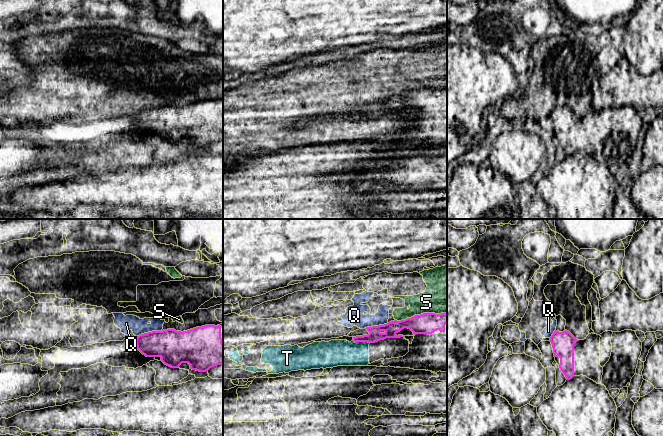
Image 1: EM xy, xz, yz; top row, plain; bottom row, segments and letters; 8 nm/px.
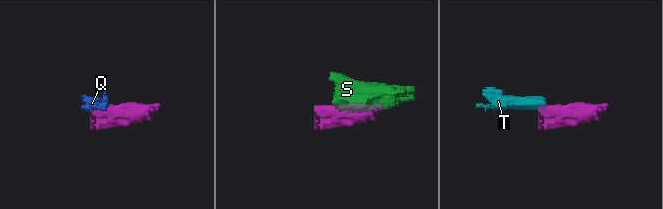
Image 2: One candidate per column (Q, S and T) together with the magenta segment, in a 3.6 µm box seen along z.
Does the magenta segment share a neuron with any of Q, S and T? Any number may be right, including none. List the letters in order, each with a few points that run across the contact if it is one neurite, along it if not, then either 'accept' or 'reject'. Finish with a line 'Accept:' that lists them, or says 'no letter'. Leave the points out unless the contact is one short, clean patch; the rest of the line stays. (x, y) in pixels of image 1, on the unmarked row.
Q: line xy (161, 106), (152, 106), (136, 112); reject
S: reject
T: line xz (353, 116), (355, 118), (369, 119); reject
Accept: no letter

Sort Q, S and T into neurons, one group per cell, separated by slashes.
Q S T

